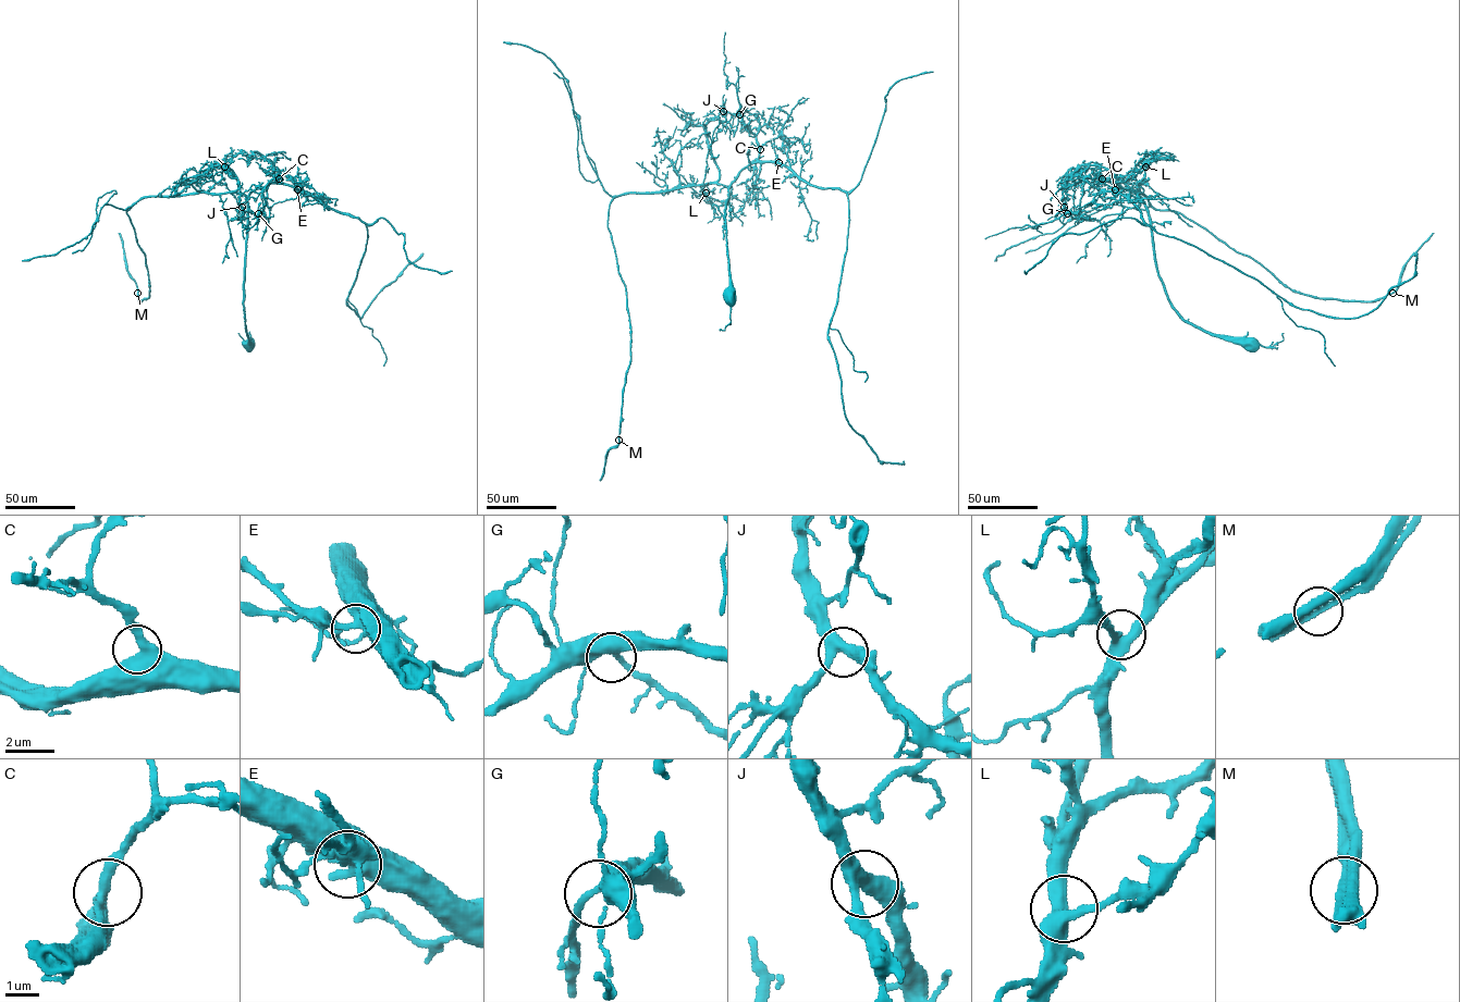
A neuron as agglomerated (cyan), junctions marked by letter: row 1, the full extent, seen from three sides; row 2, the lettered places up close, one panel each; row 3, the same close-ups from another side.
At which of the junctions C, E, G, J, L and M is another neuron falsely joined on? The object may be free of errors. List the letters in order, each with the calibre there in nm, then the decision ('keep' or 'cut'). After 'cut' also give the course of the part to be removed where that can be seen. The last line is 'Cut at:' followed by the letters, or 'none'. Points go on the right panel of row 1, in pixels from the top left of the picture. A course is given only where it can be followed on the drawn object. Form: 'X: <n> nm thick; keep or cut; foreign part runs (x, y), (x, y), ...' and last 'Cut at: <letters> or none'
C: 420 nm thick; keep
E: 400 nm thick; keep
G: 360 nm thick; keep
J: 380 nm thick; keep
L: 400 nm thick; keep
M: 400 nm thick; keep
Cut at: none

